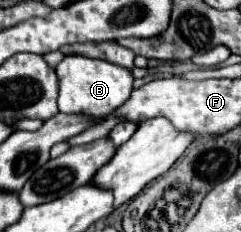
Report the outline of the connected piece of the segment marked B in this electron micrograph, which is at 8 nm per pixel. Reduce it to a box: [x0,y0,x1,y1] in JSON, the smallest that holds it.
[57,56,133,120]

